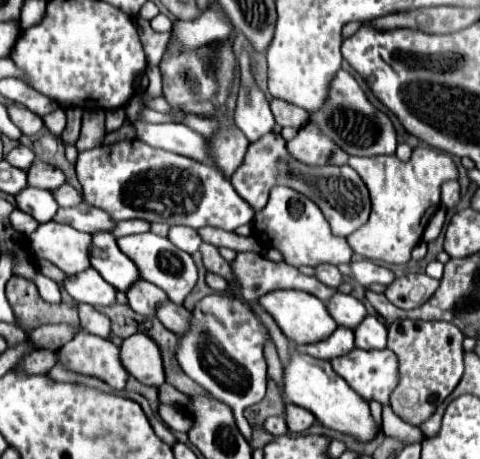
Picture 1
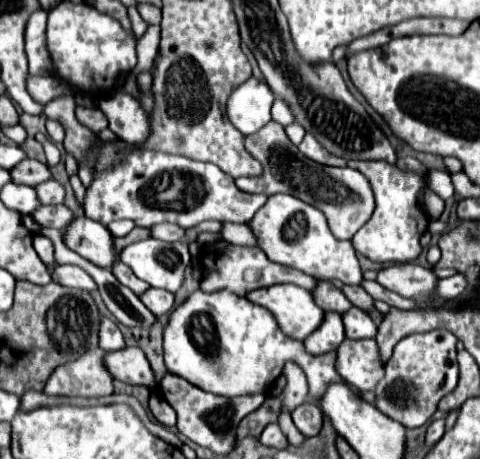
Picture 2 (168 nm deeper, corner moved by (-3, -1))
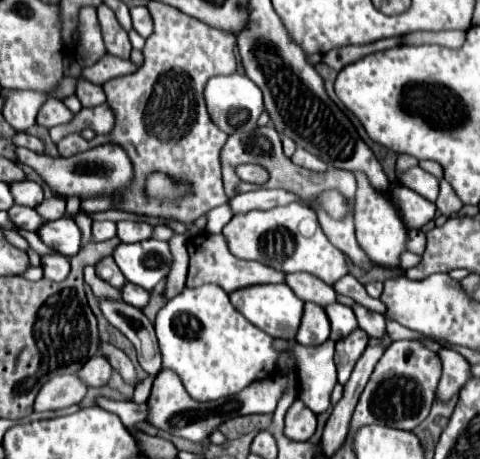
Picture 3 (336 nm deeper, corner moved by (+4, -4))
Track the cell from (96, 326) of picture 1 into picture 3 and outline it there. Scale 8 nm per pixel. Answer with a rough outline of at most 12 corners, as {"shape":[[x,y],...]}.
{"shape":[[111,343],[101,351],[127,385],[137,387],[141,379],[123,351]]}

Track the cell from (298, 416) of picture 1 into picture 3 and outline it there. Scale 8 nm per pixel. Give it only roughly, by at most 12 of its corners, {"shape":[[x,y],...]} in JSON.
{"shape":[[295,399],[285,415],[283,435],[307,441],[315,413]]}

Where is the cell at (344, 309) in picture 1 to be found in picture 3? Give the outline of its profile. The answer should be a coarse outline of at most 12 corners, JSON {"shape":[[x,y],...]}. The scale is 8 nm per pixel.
{"shape":[[287,273],[285,283],[303,301],[335,301],[333,287],[311,273]]}

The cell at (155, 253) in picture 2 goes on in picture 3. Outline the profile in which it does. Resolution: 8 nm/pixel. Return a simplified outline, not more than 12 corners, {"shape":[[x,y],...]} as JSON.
{"shape":[[165,241],[121,243],[113,259],[151,291],[171,267]]}

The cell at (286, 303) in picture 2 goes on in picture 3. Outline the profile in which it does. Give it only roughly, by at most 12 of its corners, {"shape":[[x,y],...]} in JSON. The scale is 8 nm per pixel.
{"shape":[[285,283],[229,293],[267,335],[295,337],[303,301]]}

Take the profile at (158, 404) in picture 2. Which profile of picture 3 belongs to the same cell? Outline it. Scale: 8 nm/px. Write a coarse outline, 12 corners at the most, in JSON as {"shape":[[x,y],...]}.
{"shape":[[97,397],[95,403],[133,427],[147,417],[147,405]]}

